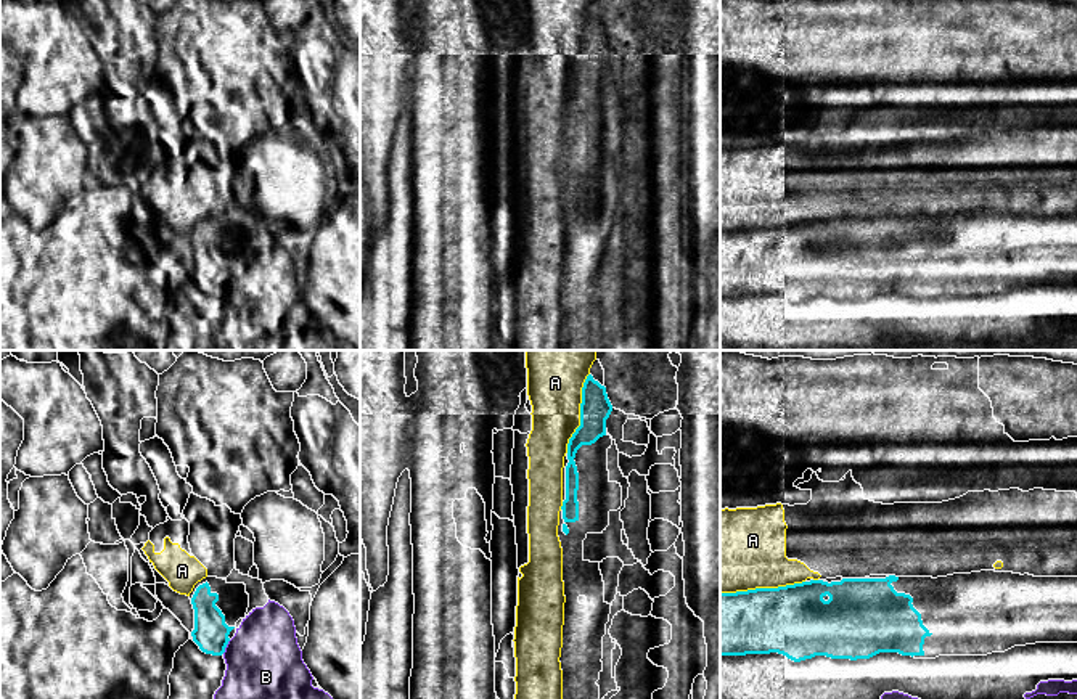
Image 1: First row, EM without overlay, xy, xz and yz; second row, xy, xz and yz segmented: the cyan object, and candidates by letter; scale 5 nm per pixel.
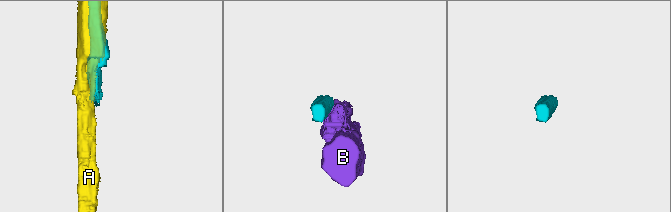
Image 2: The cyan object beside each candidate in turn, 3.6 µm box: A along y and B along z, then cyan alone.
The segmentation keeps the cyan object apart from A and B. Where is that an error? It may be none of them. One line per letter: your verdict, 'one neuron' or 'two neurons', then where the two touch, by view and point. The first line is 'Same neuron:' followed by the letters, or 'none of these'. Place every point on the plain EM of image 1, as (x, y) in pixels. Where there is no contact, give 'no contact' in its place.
Same neuron: none of these
A: two neurons; contact yz (762, 228)
B: two neurons; contact xy (225, 286)

